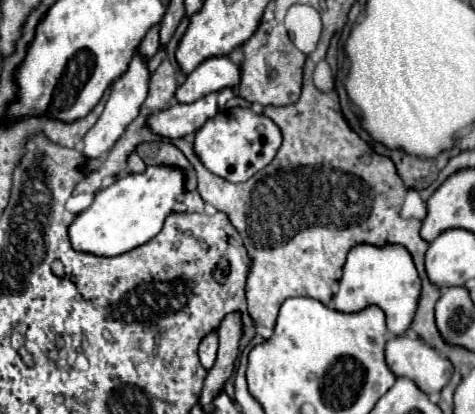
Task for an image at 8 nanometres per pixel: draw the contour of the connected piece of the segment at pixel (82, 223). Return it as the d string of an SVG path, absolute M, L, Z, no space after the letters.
M148 165L144 173L128 173L110 187L98 191L92 205L72 221L68 231L72 247L100 257L114 257L144 245L160 233L166 217L174 213L178 195L184 193L184 185L186 171L172 165Z

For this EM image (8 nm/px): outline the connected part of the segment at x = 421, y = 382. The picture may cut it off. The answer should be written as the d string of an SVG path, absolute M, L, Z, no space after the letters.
M394 335L394 337L388 339L388 343L386 343L386 363L396 377L404 375L404 377L412 379L422 391L428 391L428 393L440 391L450 381L450 377L454 373L454 367L446 357L442 357L424 339L410 337L410 335Z

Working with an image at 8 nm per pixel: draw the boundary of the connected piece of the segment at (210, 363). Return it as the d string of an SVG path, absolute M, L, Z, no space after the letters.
M218 335L204 337L200 343L200 349L198 349L198 355L200 355L200 363L206 371L210 371L214 367L216 353L218 353Z

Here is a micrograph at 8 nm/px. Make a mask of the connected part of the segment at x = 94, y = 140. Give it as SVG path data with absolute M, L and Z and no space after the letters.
M136 53L134 59L128 65L128 71L112 83L110 97L106 101L104 113L100 115L98 123L84 135L84 157L86 159L90 159L90 161L104 159L108 155L108 151L114 147L114 143L120 139L120 135L126 131L126 127L138 117L140 107L142 107L142 103L146 101L146 95L148 95L148 79L150 79L150 73L146 69L146 63Z

